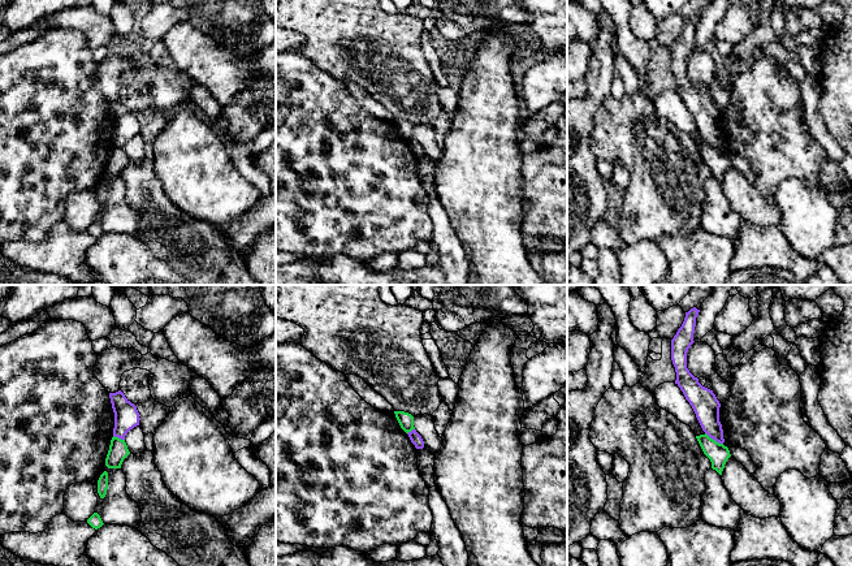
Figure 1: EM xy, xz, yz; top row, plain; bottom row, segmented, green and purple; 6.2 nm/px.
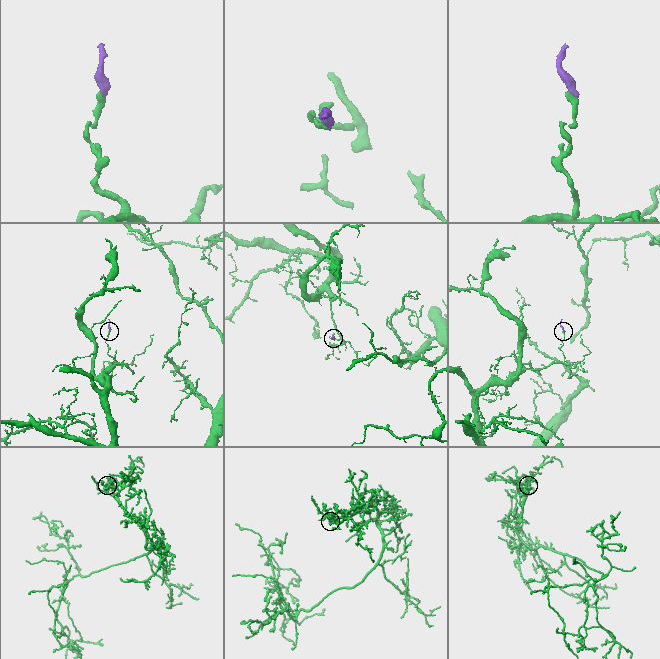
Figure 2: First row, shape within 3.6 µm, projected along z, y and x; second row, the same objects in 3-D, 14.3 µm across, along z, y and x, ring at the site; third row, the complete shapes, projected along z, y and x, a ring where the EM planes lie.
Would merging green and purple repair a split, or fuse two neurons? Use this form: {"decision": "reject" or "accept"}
{"decision": "reject"}

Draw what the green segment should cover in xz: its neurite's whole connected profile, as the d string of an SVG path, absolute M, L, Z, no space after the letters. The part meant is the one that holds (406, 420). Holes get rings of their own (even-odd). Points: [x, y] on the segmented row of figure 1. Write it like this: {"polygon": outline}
{"polygon": "M394 411L395 414L395 418L401 425L401 428L408 433L411 432L412 429L415 429L414 427L414 416L408 412L405 412L405 411Z"}

